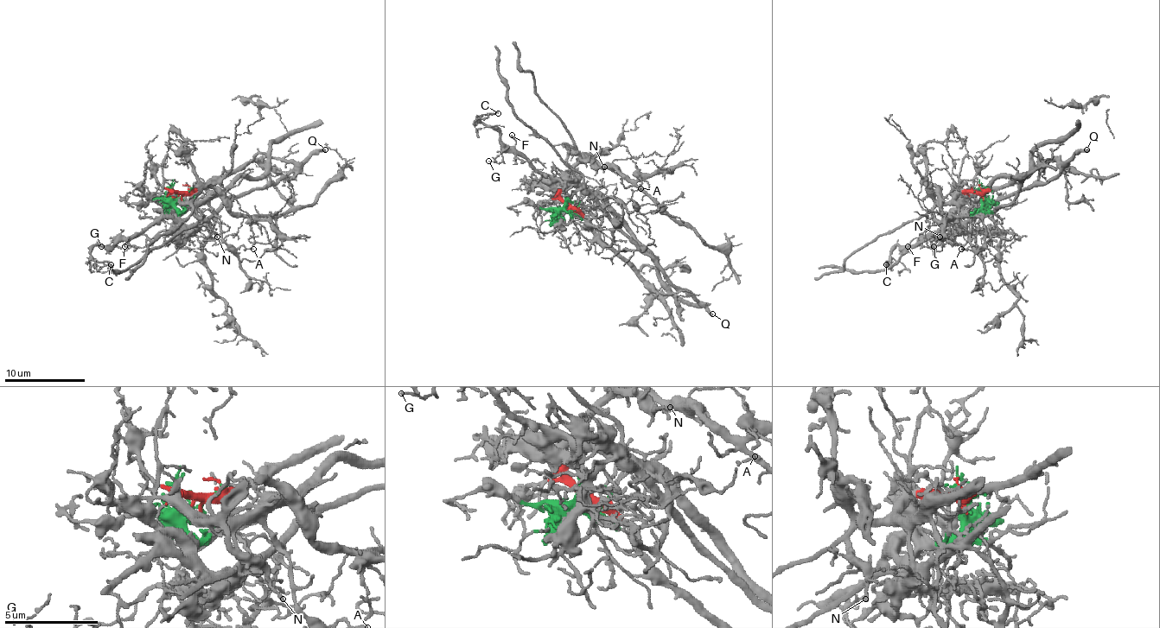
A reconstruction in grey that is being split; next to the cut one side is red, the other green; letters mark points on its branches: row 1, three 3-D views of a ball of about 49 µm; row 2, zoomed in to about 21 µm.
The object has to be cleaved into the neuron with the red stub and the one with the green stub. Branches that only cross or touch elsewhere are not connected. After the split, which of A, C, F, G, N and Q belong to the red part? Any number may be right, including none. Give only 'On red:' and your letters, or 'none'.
On red: A, N

